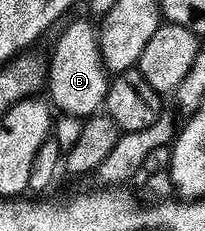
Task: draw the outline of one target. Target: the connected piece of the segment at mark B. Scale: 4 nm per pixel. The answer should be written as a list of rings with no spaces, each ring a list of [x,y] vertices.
[[[84,19],[67,23],[63,24],[64,32],[57,37],[56,44],[53,45],[52,51],[50,50],[46,95],[51,106],[59,114],[73,115],[85,120],[103,108],[110,82],[110,72],[102,61],[97,24],[87,23]]]

